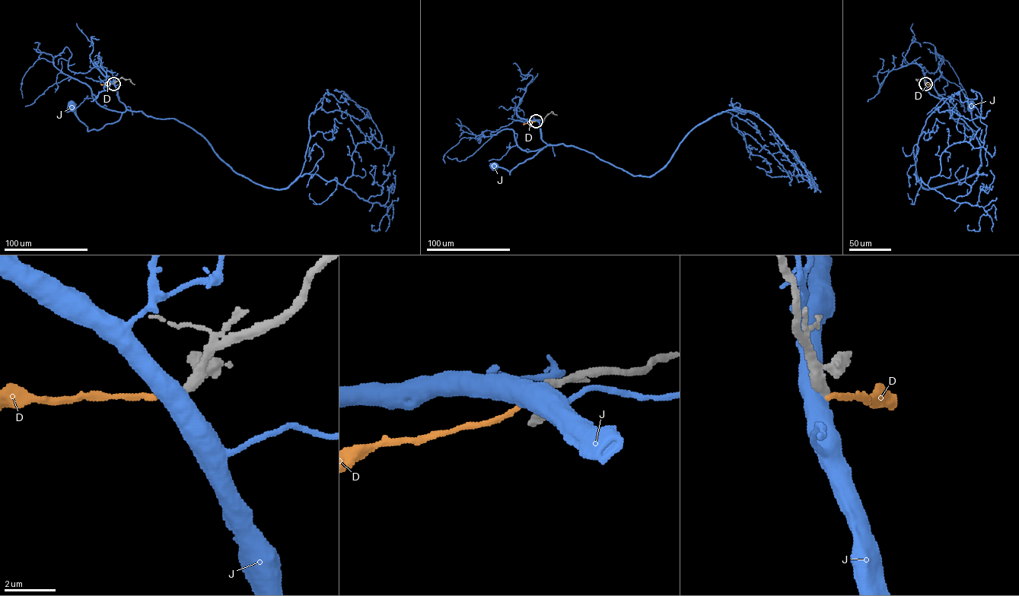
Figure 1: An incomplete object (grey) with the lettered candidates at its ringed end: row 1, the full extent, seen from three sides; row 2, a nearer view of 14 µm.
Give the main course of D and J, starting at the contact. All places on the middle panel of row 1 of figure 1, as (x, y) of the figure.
D: (536, 120), (523, 125)
J: (536, 120), (541, 137), (548, 144), (533, 156), (519, 163), (510, 174), (505, 169), (494, 166)

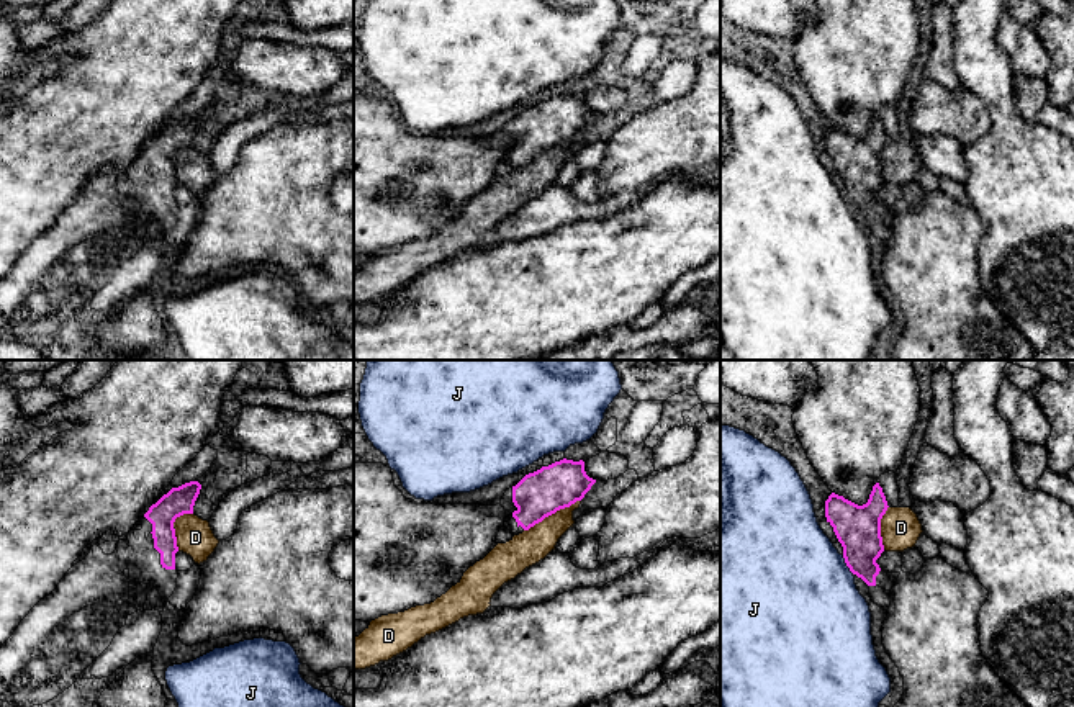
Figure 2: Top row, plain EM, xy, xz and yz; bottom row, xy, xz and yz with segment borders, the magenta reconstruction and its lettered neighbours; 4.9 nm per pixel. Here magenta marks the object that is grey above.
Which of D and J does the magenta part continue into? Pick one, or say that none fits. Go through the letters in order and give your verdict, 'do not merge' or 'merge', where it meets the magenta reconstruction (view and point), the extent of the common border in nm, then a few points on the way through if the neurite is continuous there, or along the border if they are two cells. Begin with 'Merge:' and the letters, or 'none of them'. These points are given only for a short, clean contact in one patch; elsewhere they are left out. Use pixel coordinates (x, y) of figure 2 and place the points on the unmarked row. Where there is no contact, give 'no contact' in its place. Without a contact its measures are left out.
Merge: none of them
D: do not merge; meets magenta in xz at (552, 146); contact 320 nm long; border along xz (580, 133), (557, 143), (524, 164)
J: do not merge; meets magenta in yz at (847, 198); contact 110 nm long; border along yz (842, 189), (853, 207)

